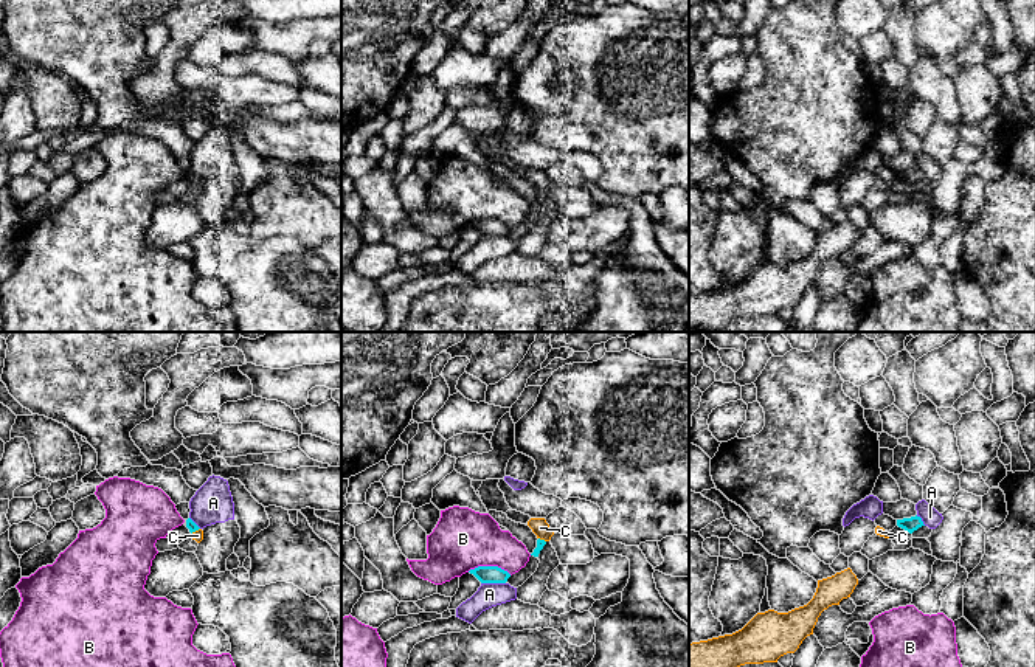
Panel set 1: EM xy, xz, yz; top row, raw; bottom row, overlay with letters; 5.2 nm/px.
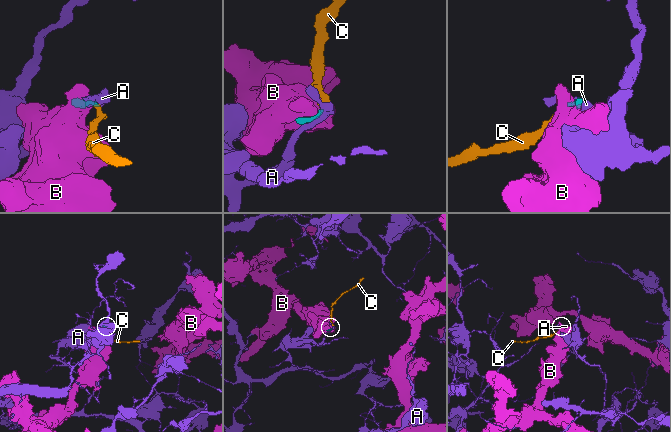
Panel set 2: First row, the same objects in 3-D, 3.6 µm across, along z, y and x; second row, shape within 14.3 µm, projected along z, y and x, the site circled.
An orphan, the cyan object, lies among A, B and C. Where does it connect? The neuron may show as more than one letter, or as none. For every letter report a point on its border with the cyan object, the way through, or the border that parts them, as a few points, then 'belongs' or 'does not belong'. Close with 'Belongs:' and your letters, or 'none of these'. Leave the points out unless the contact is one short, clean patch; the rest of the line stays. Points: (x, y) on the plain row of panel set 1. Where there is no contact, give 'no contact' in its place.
A: meets cyan in xz at (494, 235); border along xz (481, 235), (505, 236); does not belong
B: meets cyan in xz at (489, 219); border along xz (467, 224), (477, 219), (500, 219), (511, 227); does not belong
C: meets cyan in xy at (194, 183); runs through xy (190, 176), (194, 183), (197, 188); belongs
Belongs: C

